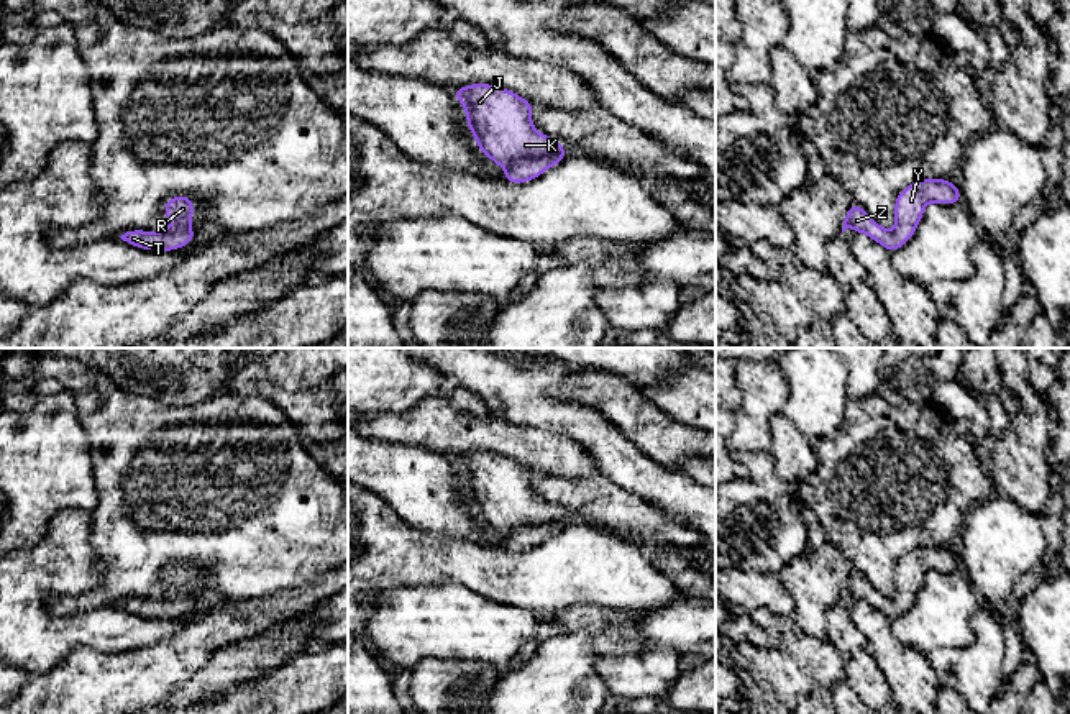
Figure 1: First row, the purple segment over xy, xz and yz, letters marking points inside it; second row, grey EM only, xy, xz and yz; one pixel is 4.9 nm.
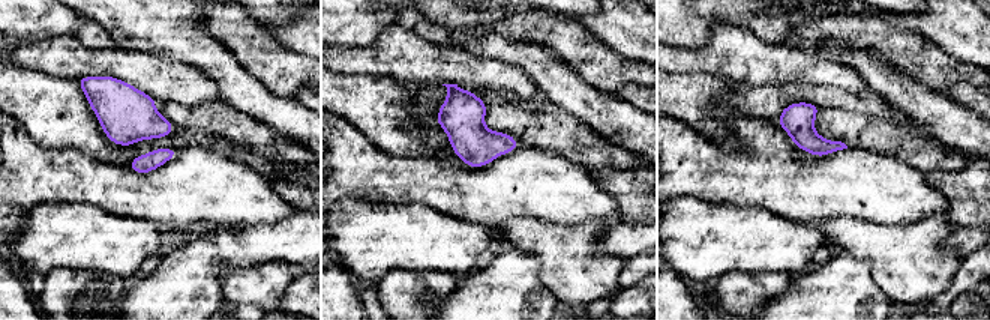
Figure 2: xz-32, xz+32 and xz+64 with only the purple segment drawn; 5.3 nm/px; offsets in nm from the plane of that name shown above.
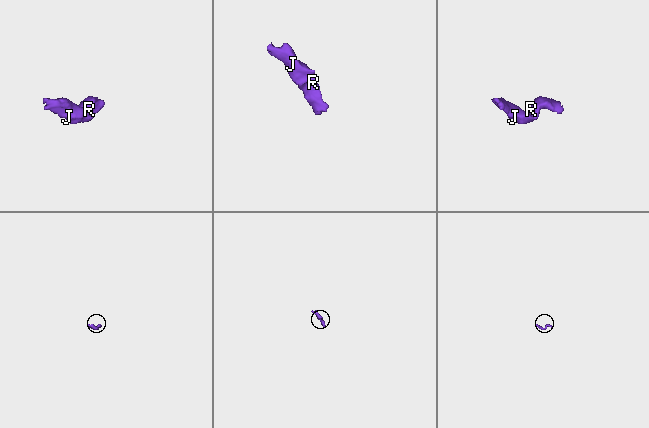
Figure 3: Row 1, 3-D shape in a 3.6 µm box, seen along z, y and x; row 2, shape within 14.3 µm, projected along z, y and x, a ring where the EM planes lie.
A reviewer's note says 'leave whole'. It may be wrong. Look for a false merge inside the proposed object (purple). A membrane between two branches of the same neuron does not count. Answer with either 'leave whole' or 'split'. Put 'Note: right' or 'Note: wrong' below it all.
leave whole
Note: right

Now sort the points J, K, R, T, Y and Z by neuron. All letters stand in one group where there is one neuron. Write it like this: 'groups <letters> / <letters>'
groups J K R T Y Z

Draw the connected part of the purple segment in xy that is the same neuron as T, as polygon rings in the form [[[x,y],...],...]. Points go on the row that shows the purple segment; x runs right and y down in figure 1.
[[[187,195],[171,197],[164,204],[164,215],[169,222],[176,222],[176,227],[167,227],[162,231],[130,230],[120,238],[136,248],[149,251],[174,251],[187,246],[195,231],[190,228],[194,218],[194,204]]]

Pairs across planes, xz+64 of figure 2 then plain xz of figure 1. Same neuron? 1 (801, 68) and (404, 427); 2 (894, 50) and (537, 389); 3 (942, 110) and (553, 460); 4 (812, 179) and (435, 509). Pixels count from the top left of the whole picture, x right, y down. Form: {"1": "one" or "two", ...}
{"1": "one", "2": "two", "3": "two", "4": "two"}

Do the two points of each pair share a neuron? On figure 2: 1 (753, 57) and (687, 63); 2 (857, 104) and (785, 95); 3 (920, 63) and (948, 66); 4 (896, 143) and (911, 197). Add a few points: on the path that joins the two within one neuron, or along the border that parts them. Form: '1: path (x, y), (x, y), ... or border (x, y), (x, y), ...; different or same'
1: path (737, 57), (704, 59); same
2: path (839, 98), (803, 93); same
3: path (927, 63), (930, 66), (941, 66); same
4: border (866, 150), (896, 156), (924, 173); different

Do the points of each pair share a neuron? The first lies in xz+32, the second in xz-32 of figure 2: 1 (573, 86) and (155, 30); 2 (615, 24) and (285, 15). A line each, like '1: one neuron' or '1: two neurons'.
1: one neuron
2: two neurons

